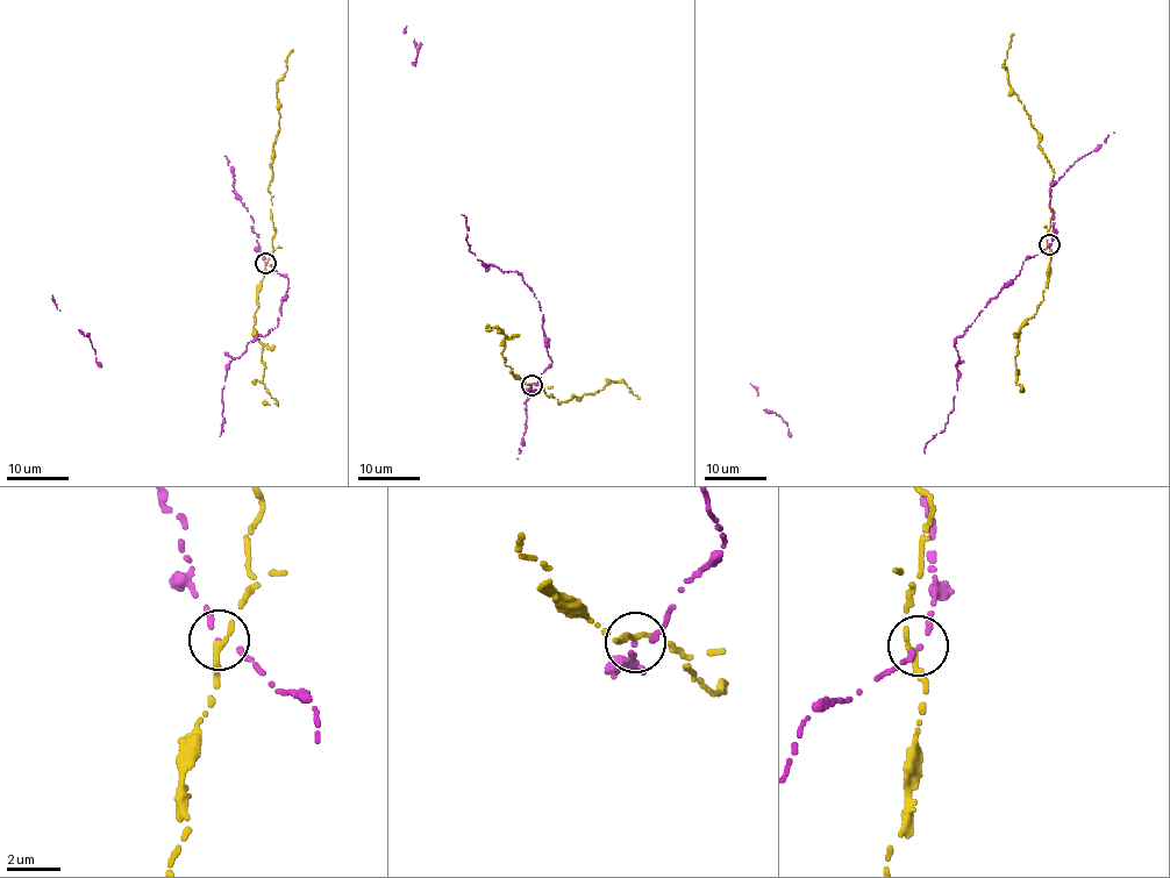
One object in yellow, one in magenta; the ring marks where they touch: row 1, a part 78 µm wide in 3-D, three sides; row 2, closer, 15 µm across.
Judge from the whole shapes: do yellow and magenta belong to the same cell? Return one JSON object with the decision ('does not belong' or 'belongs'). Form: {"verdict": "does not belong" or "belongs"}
{"verdict": "does not belong"}

